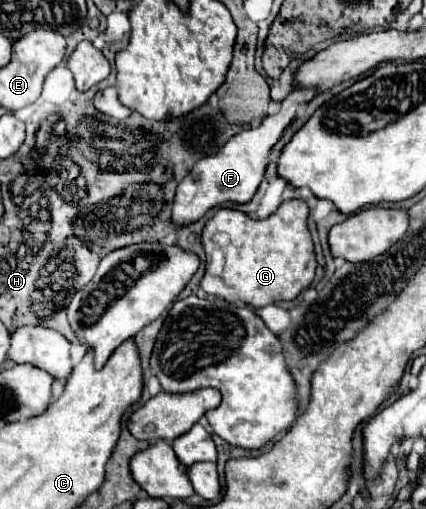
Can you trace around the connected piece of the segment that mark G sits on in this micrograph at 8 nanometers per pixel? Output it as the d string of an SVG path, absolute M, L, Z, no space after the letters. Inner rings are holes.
M288 200L266 220L252 220L240 210L220 208L202 230L206 252L206 274L200 288L206 294L228 302L240 300L246 306L262 308L280 300L294 300L310 286L316 272L314 244L308 232L308 206L302 200ZM216 250L224 254L224 266L216 274Z

